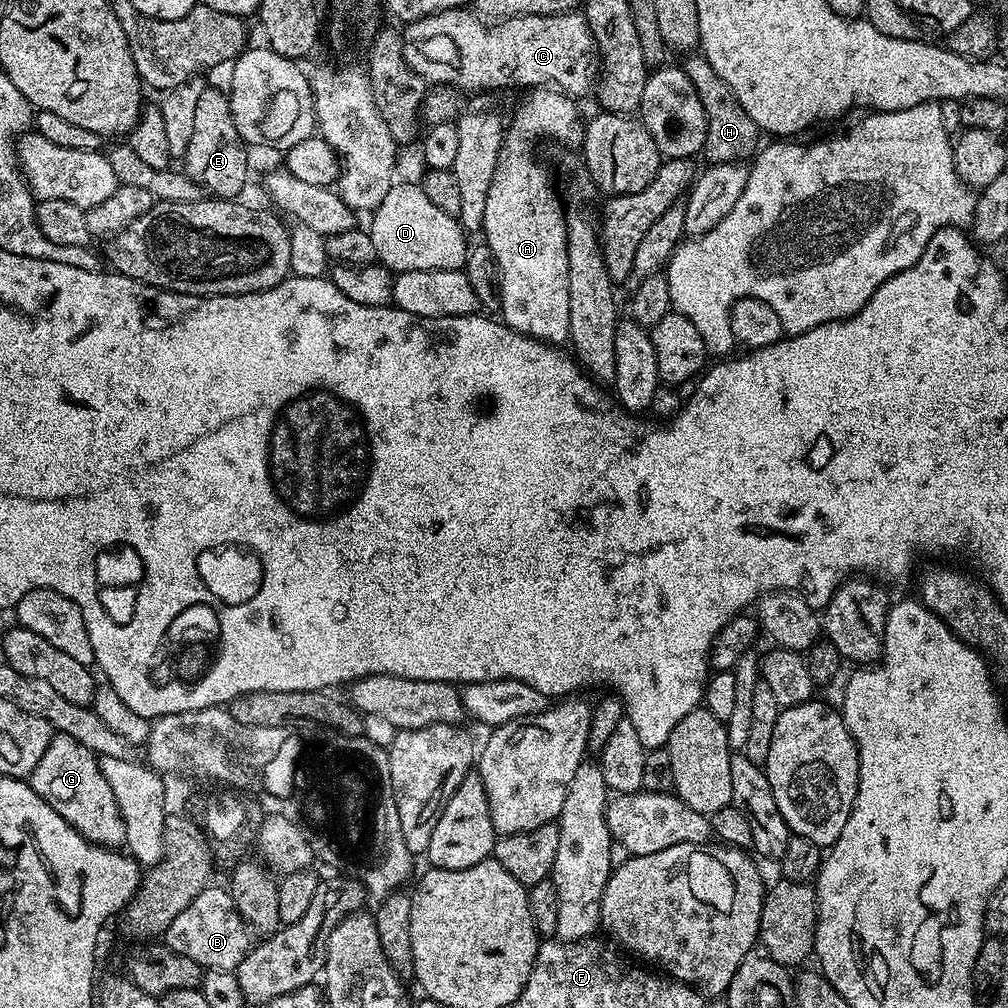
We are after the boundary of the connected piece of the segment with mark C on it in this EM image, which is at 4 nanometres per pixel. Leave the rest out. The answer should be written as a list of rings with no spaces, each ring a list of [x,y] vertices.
[[[449,6],[443,8],[441,12],[435,12],[429,16],[421,16],[413,19],[411,23],[407,25],[408,29],[403,29],[402,43],[400,45],[400,54],[404,58],[404,63],[408,65],[408,69],[422,77],[429,85],[432,86],[447,86],[457,90],[465,90],[464,88],[496,88],[500,84],[500,79],[504,76],[504,71],[508,68],[508,80],[516,88],[524,88],[523,90],[531,89],[533,86],[551,86],[561,92],[566,93],[573,98],[581,98],[593,91],[598,84],[598,53],[596,50],[596,43],[594,38],[590,34],[590,26],[586,22],[586,18],[579,11],[554,13],[552,15],[543,16],[522,16],[522,17],[510,17],[506,22],[493,23],[492,29],[489,30],[489,26],[475,11],[469,10],[467,12],[464,8],[455,8],[455,6]]]

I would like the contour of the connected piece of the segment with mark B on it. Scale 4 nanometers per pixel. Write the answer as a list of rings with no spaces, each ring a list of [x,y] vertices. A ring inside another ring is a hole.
[[[209,886],[174,922],[170,922],[166,933],[167,947],[172,951],[182,954],[186,958],[194,958],[201,969],[220,968],[224,972],[231,972],[246,958],[250,947],[250,929],[243,918],[239,916],[238,910],[232,901],[228,890]]]

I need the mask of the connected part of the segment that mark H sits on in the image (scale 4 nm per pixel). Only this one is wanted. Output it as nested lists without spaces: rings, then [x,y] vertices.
[[[692,54],[683,61],[682,67],[685,74],[694,82],[694,90],[698,90],[698,98],[702,98],[702,110],[706,110],[706,142],[702,149],[702,156],[708,164],[739,164],[748,162],[757,155],[762,144],[762,133],[760,127],[742,110],[738,98],[718,78],[714,66],[702,54]]]

